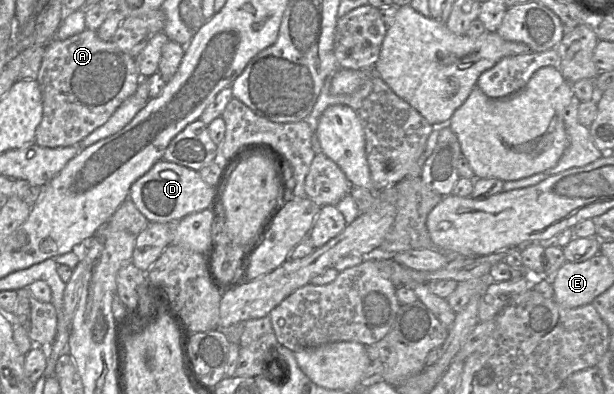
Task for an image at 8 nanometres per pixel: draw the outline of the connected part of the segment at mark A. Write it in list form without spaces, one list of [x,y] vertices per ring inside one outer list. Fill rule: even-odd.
[[[85,29],[65,40],[51,39],[36,78],[42,94],[43,114],[36,128],[35,143],[48,148],[80,145],[85,137],[105,124],[116,109],[136,93],[141,78],[135,57],[122,51],[111,40],[101,40],[96,31]]]

